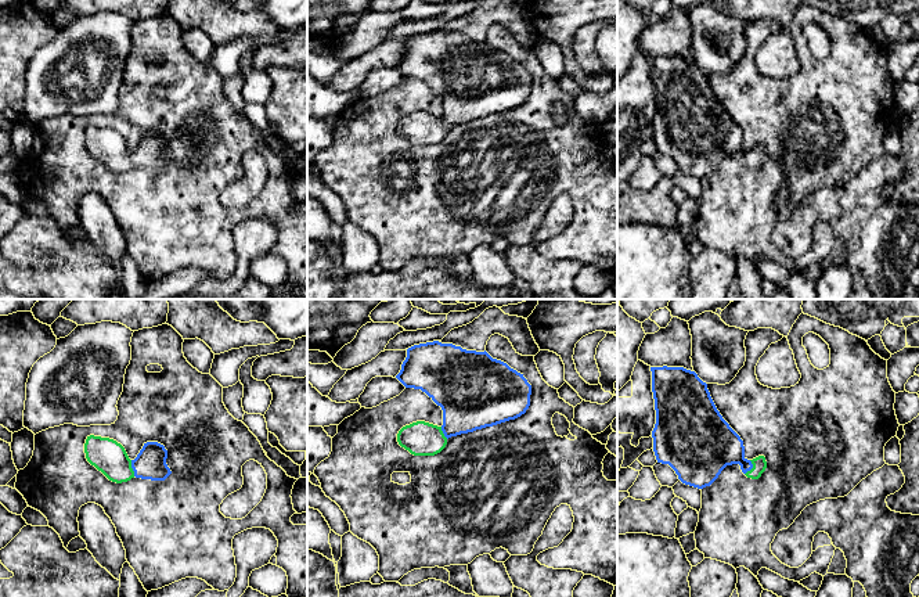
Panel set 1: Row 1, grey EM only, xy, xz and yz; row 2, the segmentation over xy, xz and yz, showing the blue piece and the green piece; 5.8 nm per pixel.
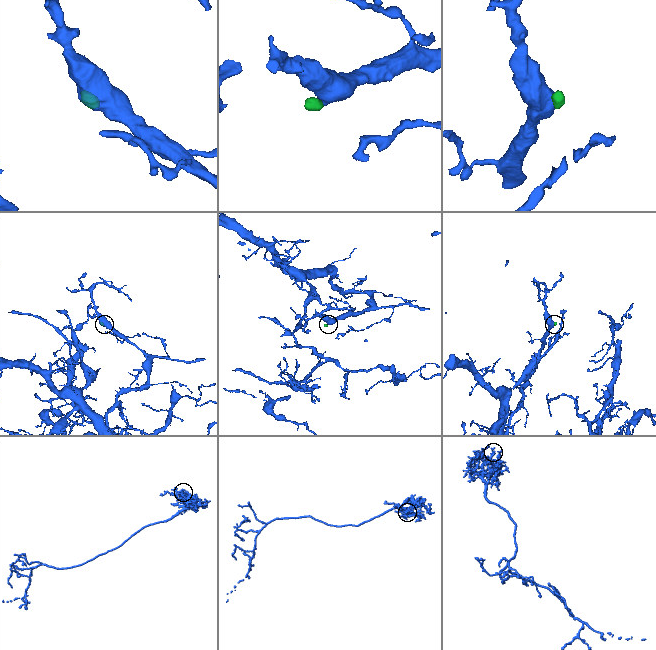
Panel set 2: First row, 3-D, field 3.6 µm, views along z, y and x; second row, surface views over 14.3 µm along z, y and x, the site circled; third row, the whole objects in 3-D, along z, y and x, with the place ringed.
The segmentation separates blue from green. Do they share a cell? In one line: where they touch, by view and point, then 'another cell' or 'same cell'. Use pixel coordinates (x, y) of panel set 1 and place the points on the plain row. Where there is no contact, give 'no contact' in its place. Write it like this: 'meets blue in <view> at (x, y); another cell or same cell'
meets blue in xy at (132, 157); same cell

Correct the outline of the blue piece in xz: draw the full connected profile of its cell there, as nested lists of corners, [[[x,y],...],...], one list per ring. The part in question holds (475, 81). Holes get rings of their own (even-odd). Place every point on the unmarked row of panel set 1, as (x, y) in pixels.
[[[433,30],[408,37],[407,47],[396,68],[406,78],[421,79],[425,82],[443,100],[442,116],[417,111],[399,121],[399,134],[414,145],[435,145],[446,137],[448,127],[515,109],[525,104],[530,96],[531,75],[523,64],[511,58],[507,53],[493,48],[486,40],[466,40],[453,33]]]

